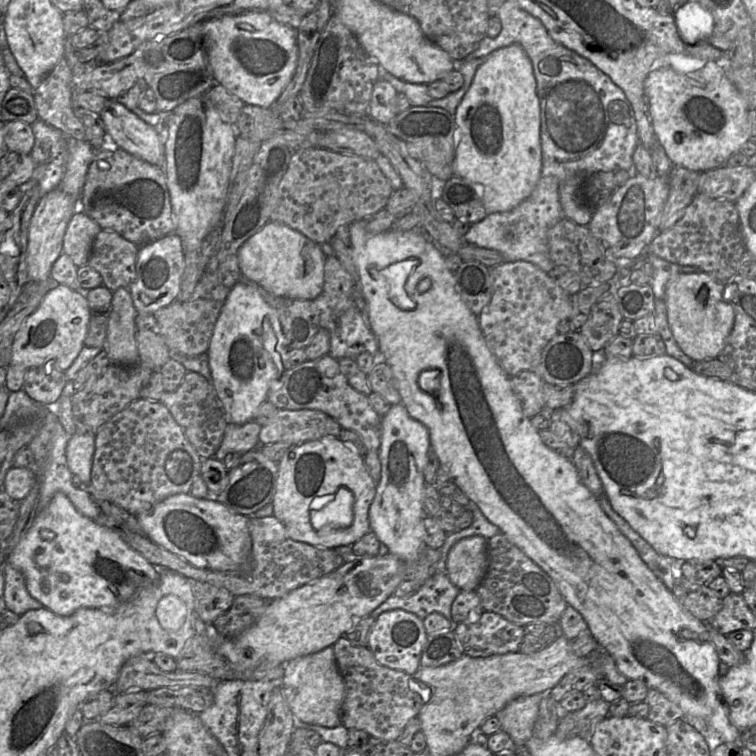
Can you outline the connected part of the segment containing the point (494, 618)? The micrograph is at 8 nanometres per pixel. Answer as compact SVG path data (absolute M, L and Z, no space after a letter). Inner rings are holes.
M484 611L465 623L454 625L463 655L488 657L517 652L524 637L520 627L495 612Z

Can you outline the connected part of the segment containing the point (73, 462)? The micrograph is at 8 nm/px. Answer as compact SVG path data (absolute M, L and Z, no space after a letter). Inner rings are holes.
M75 433L69 436L66 446L66 459L71 473L89 486L95 452L95 434Z

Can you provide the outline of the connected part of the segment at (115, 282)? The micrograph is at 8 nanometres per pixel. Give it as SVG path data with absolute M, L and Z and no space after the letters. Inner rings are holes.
M101 230L96 236L88 260L88 266L96 270L103 279L103 286L114 292L126 287L136 278L136 262L139 247L112 230Z

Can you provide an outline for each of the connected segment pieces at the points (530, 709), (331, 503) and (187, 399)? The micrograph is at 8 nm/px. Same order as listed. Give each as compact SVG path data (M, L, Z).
M545 694L518 697L495 714L501 730L511 737L517 750L526 749L526 744L532 737L543 695Z
M344 488L335 494L315 498L310 504L310 521L315 530L334 525L347 528L353 520L353 495Z
M187 371L178 389L165 392L159 402L169 410L202 459L215 455L222 443L228 419L211 381L196 372Z

